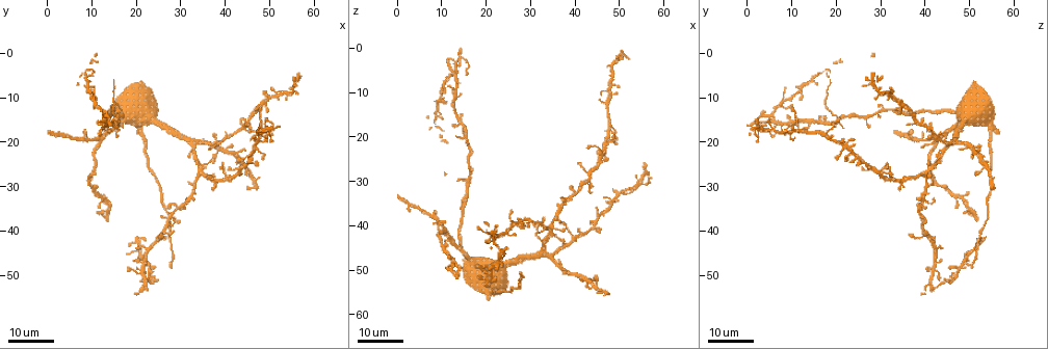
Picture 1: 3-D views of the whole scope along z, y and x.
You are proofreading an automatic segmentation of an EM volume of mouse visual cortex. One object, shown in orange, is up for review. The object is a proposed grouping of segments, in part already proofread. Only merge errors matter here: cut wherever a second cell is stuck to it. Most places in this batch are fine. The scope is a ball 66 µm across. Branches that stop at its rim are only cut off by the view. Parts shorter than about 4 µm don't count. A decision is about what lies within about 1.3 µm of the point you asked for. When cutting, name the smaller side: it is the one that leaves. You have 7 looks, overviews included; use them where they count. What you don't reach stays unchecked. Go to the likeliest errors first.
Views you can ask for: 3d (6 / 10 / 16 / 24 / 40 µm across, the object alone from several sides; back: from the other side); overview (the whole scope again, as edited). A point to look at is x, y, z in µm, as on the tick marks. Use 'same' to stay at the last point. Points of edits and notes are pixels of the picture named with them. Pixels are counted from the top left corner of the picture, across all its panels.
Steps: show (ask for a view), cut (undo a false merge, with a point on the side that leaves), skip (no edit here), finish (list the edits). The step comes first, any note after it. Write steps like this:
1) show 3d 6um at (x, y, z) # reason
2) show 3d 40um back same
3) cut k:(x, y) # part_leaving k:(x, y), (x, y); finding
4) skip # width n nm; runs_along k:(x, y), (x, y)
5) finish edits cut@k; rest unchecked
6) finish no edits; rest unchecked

show 3d 24um at (14.5, 15.0, 20.5) # four or more arms meet

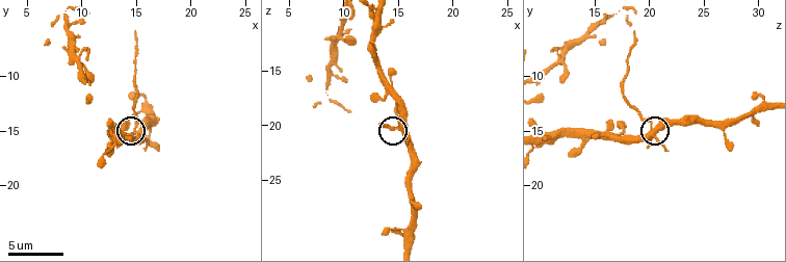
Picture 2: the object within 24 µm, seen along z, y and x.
show 3d 10um at (15.2, 14.6, 20.2)

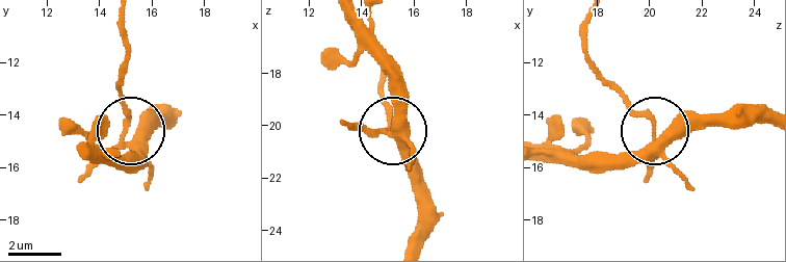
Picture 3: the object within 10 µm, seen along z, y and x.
show 3d 10um back same

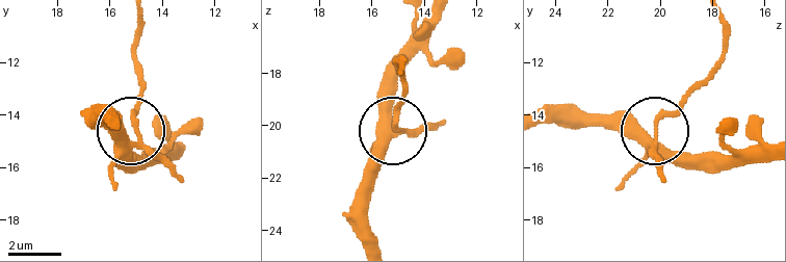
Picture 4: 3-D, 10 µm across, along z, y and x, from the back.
cut 4:(168, 165) # part_leaving 4:(136, 141), (143, 83), (136, 17); a second cell is stuck on

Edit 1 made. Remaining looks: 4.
show 3d 24um at (39.5, 19.0, 42.5) # four-way junction

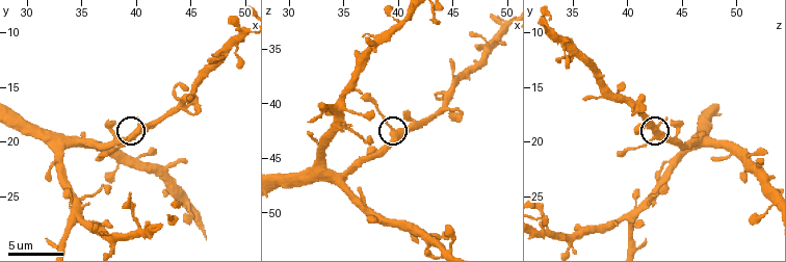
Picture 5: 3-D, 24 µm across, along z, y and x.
show 3d 10um at (39.6, 19.6, 42.8)

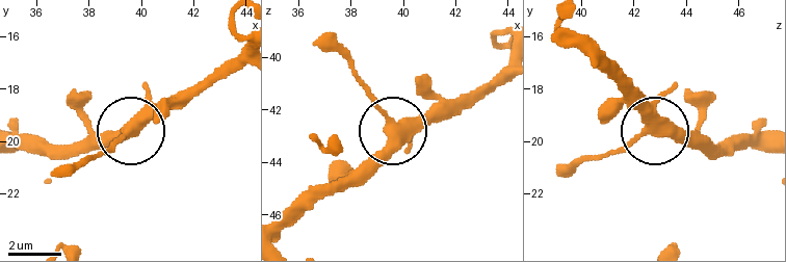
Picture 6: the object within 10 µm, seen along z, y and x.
skip # side_arm 5 um; arms 4; continuous, no second cell

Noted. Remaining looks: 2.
finish edits cut@4; rest unchecked

